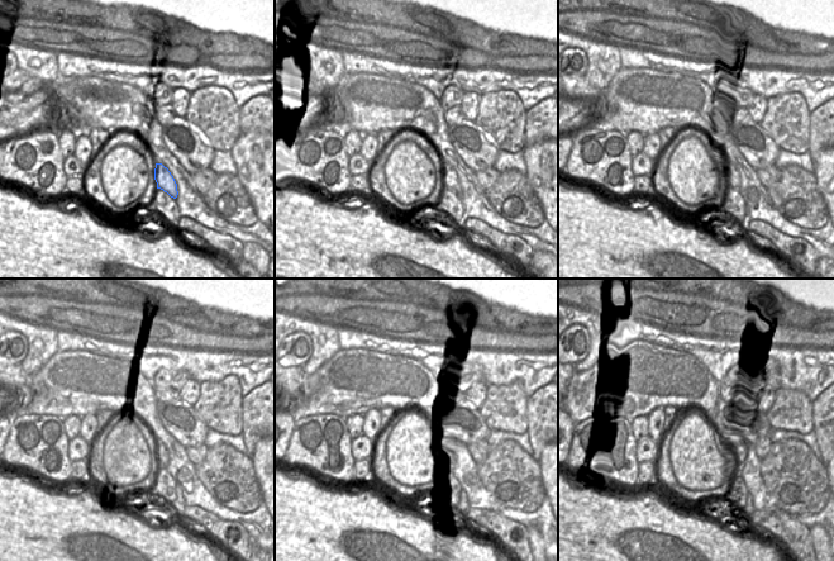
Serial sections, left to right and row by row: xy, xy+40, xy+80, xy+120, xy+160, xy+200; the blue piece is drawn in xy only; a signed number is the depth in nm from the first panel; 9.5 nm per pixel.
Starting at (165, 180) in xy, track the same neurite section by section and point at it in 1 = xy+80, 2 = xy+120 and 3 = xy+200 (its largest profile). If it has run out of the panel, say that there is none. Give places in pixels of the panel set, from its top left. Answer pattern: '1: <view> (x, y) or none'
1: xy+80 (732, 177)
2: xy+120 (162, 453)
3: xy+200 (738, 451)

